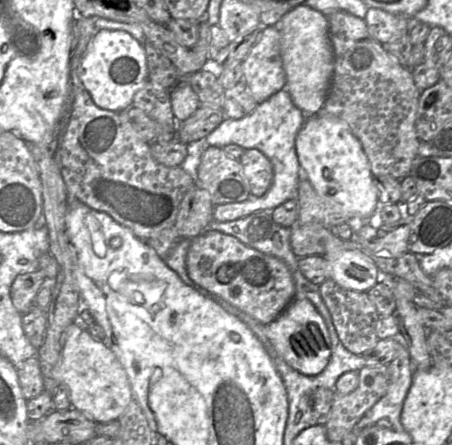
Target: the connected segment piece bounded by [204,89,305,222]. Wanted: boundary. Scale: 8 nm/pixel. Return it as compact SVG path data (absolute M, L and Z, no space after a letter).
M287 89L273 94L264 102L259 103L247 116L240 119L225 117L223 121L205 137L207 145L224 147L236 144L243 149L257 149L270 160L274 177L271 186L261 197L250 197L242 202L226 203L213 207L213 219L219 222L233 221L254 212L271 213L276 207L287 200L296 198L302 171L298 161L295 139L305 122L305 115L292 102Z

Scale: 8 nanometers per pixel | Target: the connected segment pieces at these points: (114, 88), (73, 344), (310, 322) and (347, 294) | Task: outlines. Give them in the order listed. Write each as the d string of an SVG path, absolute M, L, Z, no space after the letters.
M123 30L96 31L78 67L82 87L100 108L121 112L132 106L134 94L148 80L147 59L143 46Z
M71 323L64 332L63 346L53 368L52 379L56 384L64 384L68 387L72 408L82 412L95 423L108 423L117 420L133 399L127 374L116 355L104 341L94 339L86 328L79 327L75 323Z
M295 298L275 320L266 325L265 334L286 364L301 374L318 375L330 360L331 341L327 327L307 298Z
M331 279L319 285L319 290L343 346L355 355L362 355L373 348L379 340L377 331L381 317L369 299L368 293L345 289Z

